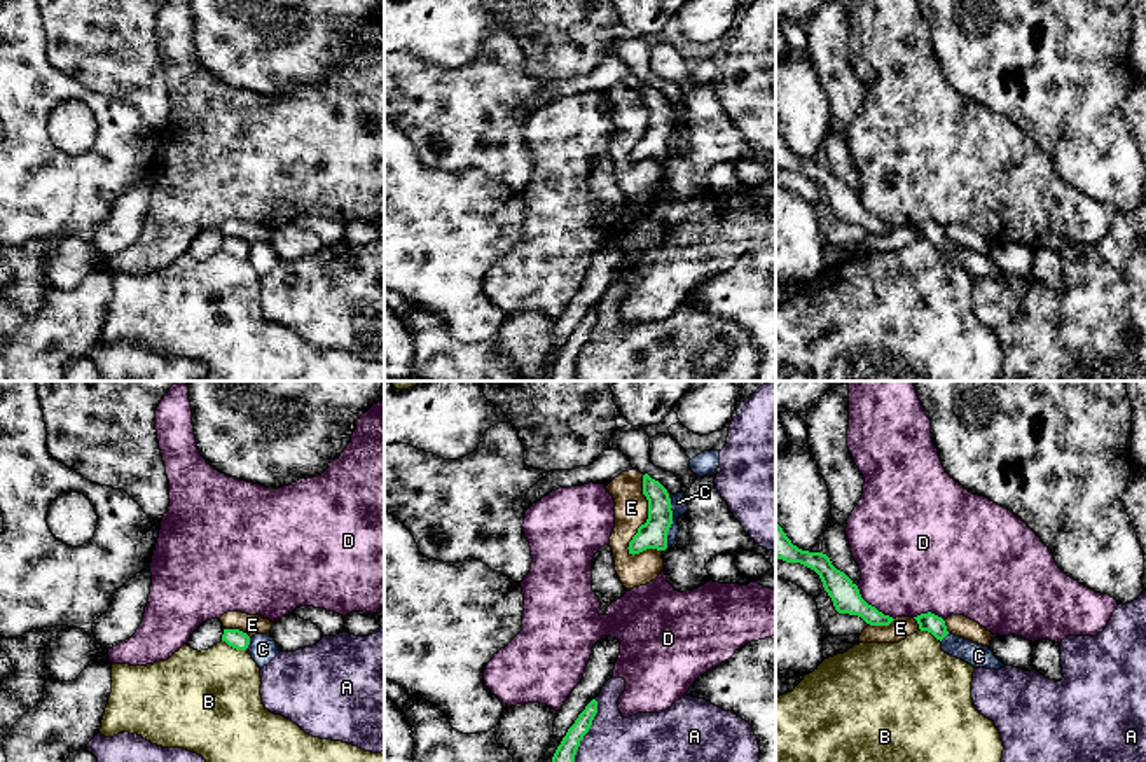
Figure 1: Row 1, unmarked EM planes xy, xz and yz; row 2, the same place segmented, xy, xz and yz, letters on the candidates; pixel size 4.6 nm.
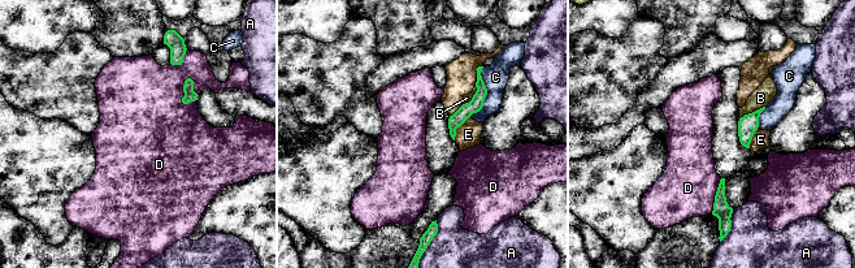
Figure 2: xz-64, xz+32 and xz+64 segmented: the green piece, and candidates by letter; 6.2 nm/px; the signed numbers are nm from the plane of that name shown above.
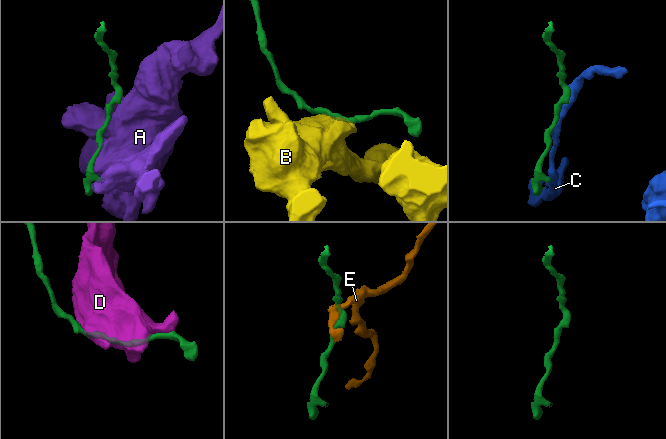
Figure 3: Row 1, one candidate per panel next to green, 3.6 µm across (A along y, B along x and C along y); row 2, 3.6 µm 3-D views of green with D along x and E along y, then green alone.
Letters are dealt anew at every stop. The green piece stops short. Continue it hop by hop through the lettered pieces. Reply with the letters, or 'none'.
none

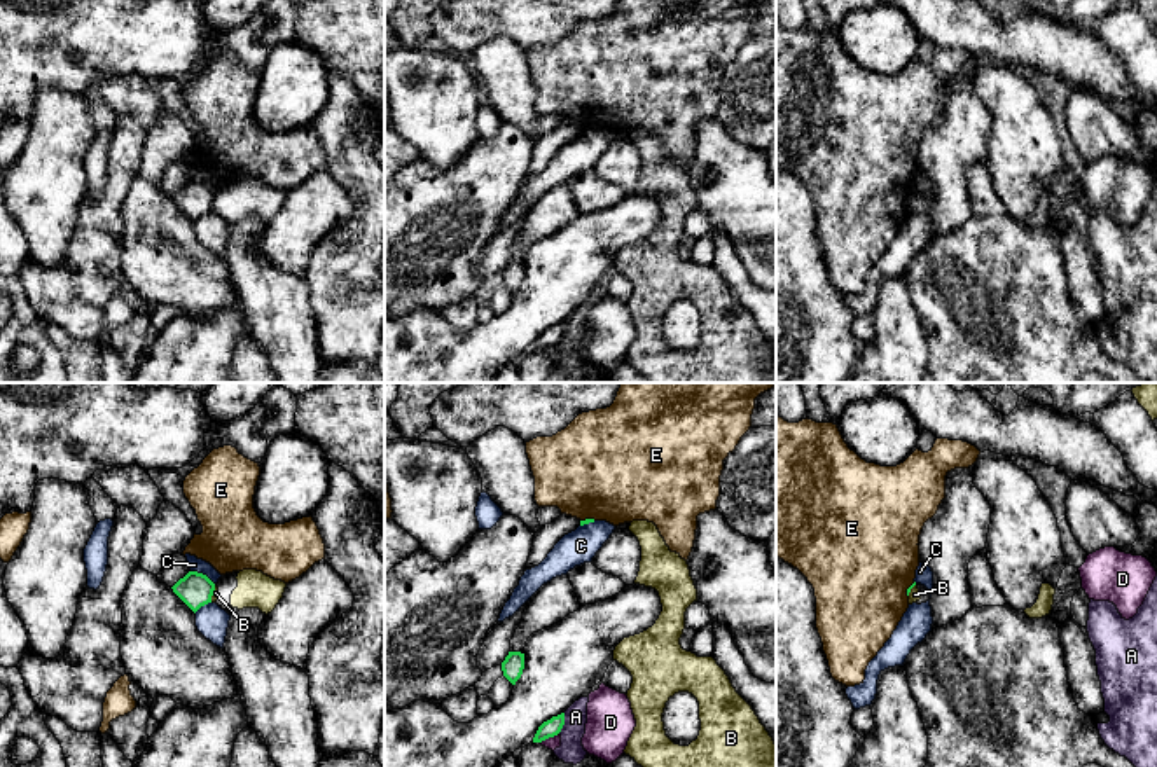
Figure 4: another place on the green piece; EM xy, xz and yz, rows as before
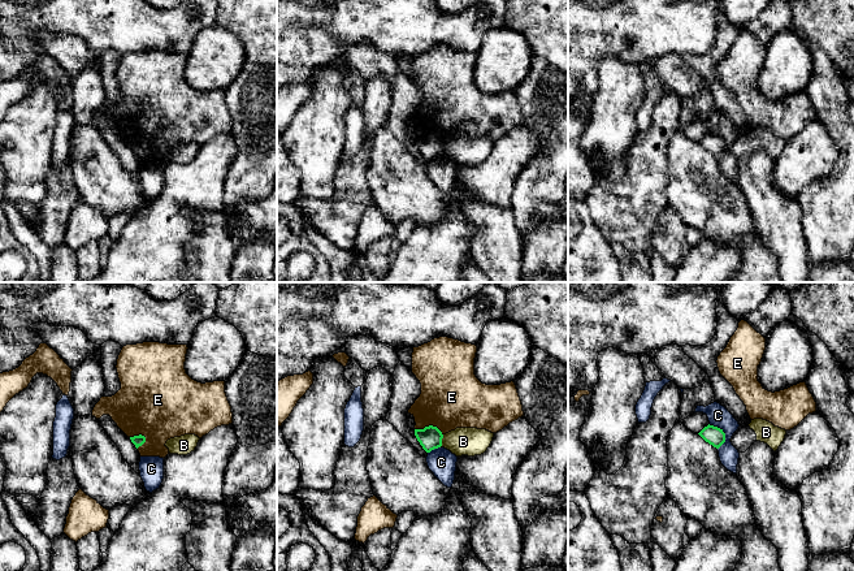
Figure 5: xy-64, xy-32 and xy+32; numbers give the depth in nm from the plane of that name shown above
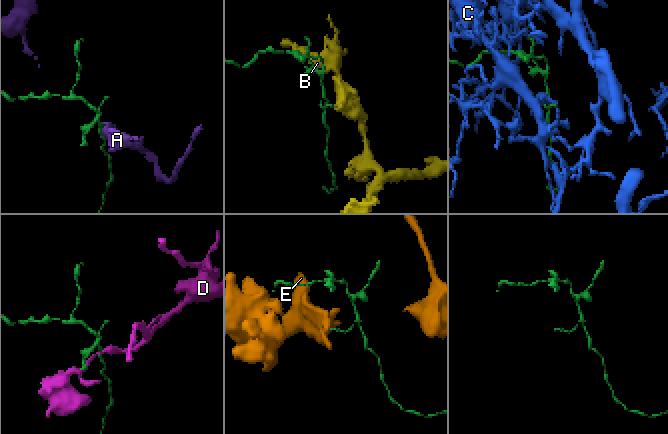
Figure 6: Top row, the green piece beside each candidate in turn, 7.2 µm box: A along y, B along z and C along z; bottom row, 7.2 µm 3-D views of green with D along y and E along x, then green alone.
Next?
none

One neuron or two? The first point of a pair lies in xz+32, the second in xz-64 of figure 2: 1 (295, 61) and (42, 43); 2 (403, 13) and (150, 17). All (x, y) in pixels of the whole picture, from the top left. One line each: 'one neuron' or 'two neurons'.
1: two neurons
2: one neuron

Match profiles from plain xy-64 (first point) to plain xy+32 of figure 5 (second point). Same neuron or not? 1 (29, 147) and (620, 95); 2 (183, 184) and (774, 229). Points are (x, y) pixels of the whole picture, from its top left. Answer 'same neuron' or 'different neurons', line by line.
1: same neuron
2: different neurons

